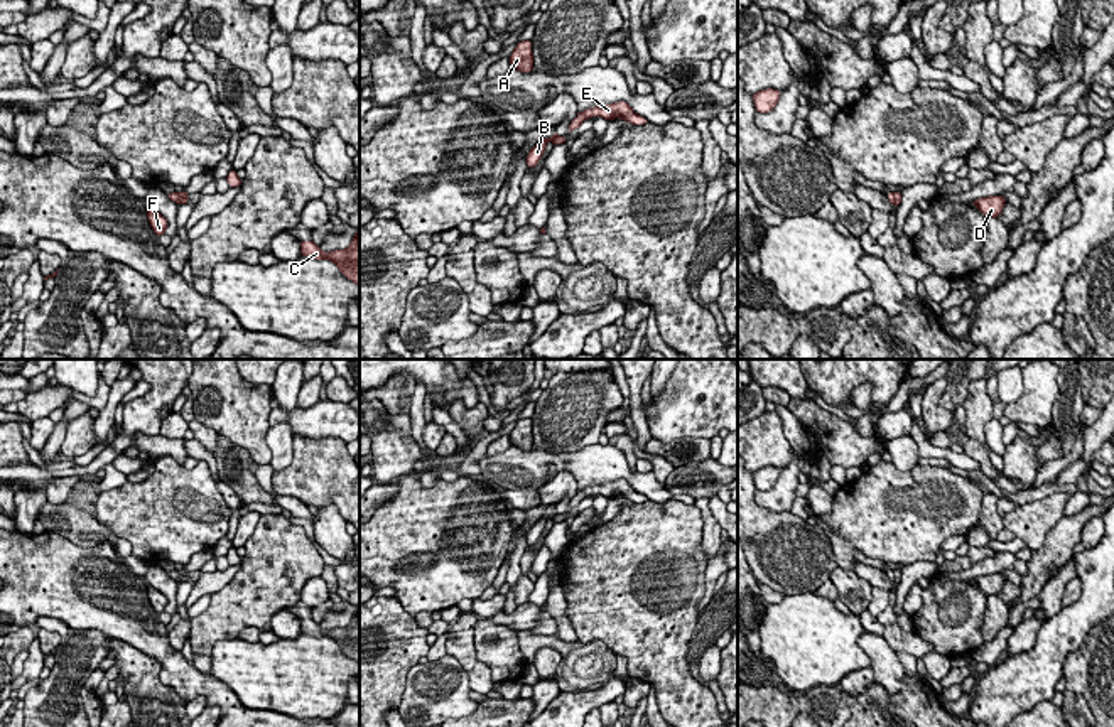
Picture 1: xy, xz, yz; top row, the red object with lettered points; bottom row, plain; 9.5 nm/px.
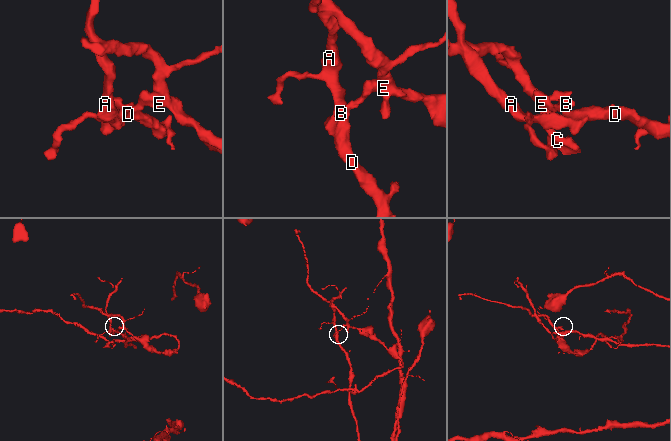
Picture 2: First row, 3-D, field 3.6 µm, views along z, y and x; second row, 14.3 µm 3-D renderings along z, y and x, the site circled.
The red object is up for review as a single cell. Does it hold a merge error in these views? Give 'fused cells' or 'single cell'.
fused cells

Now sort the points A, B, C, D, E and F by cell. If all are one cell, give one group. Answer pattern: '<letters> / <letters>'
A D F / B C E

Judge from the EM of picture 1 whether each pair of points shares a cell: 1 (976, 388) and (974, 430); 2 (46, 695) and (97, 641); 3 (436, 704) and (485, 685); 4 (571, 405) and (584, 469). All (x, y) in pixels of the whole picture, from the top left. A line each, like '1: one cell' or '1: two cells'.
1: one cell
2: one cell
3: two cells
4: two cells

